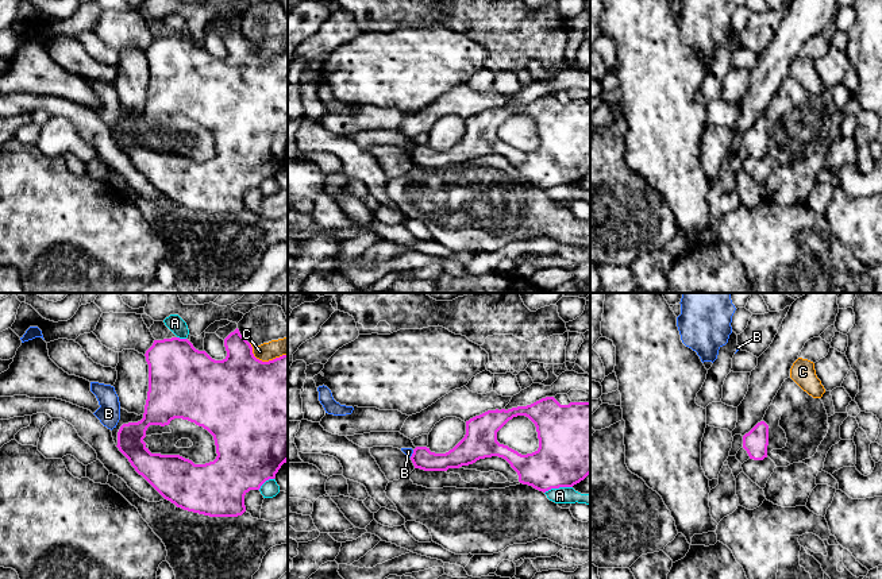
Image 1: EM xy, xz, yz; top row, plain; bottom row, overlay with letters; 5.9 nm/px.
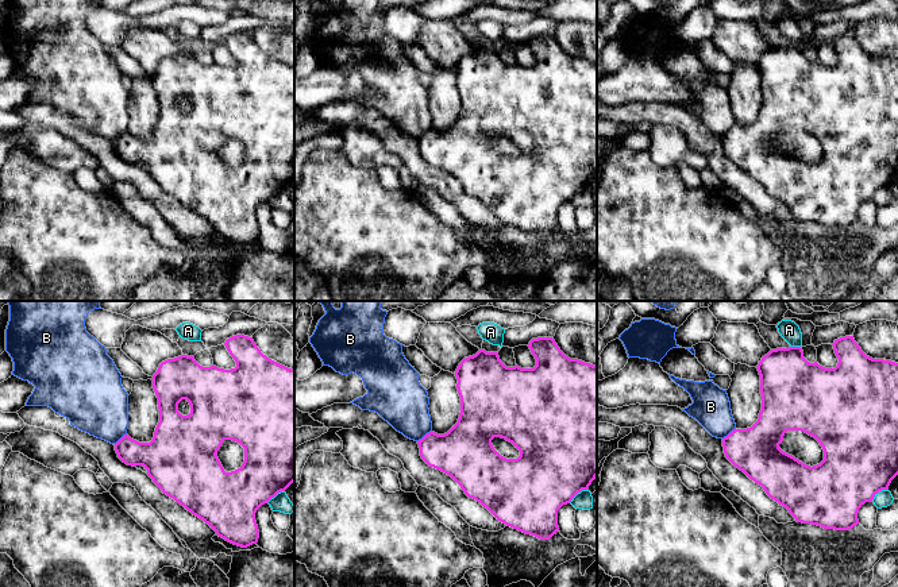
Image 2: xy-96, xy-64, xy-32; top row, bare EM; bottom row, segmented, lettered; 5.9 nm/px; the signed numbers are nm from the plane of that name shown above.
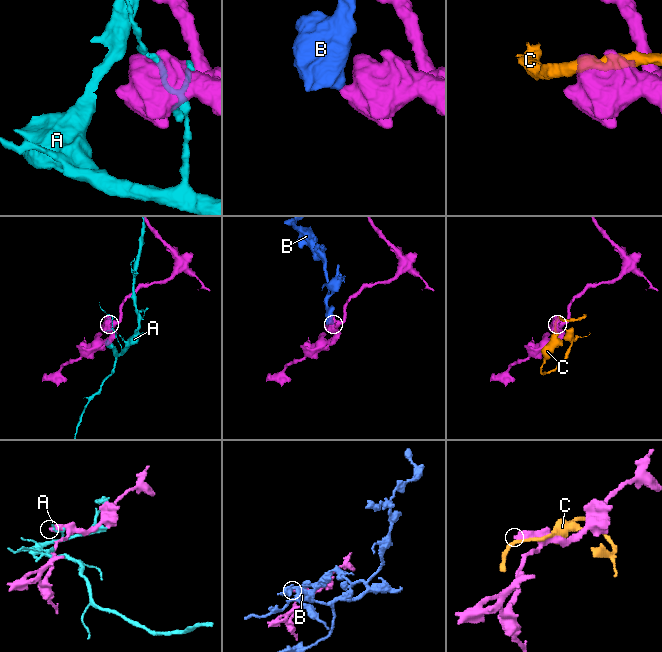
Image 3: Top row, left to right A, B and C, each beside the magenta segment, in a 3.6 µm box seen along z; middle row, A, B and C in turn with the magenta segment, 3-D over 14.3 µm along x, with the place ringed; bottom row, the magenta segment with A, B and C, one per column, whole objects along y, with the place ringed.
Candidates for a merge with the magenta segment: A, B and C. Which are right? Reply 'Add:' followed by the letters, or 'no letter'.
Add: no letter

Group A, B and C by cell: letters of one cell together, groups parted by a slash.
A / B / C

